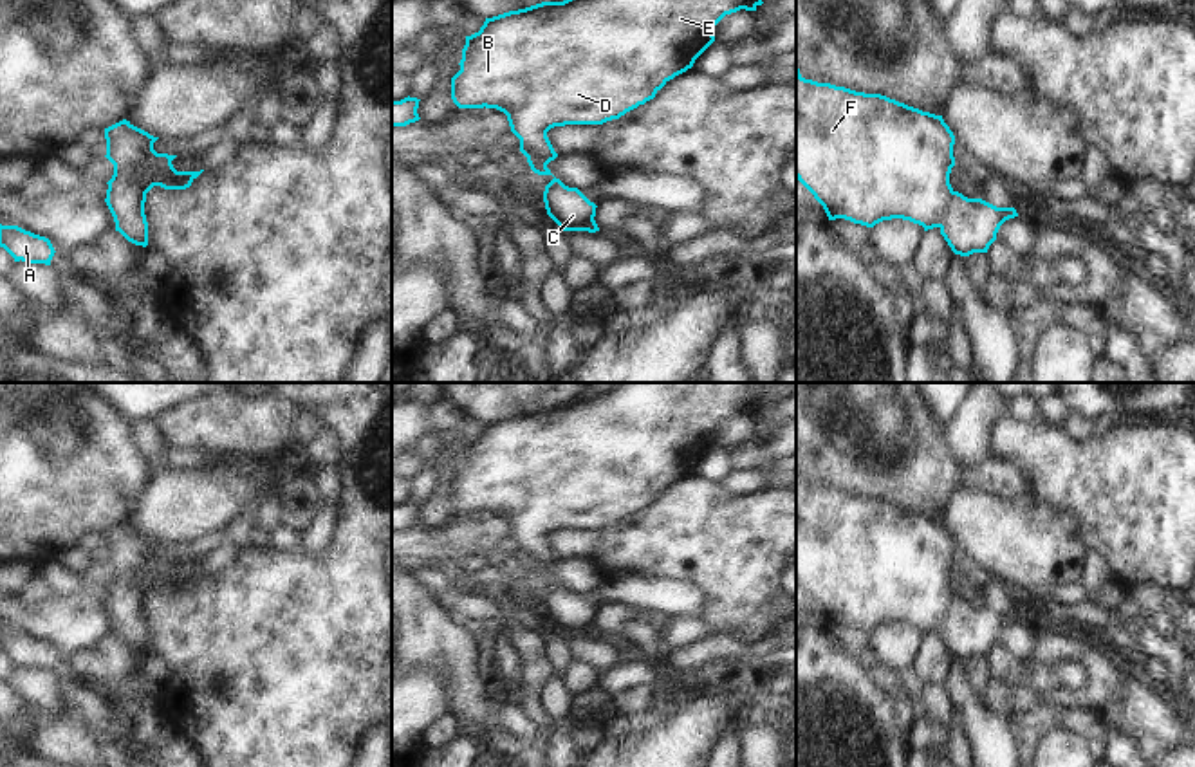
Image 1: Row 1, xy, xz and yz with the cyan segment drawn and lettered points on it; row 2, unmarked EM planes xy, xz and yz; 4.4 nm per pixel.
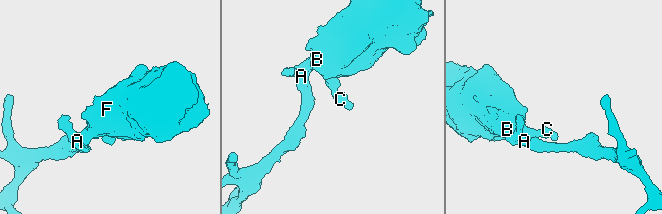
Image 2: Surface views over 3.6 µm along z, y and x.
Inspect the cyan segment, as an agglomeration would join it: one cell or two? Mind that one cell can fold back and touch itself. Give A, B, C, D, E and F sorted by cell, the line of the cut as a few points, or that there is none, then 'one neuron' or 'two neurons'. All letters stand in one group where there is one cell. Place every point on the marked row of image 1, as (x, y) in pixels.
A B C D E F | no cut | one neuron

